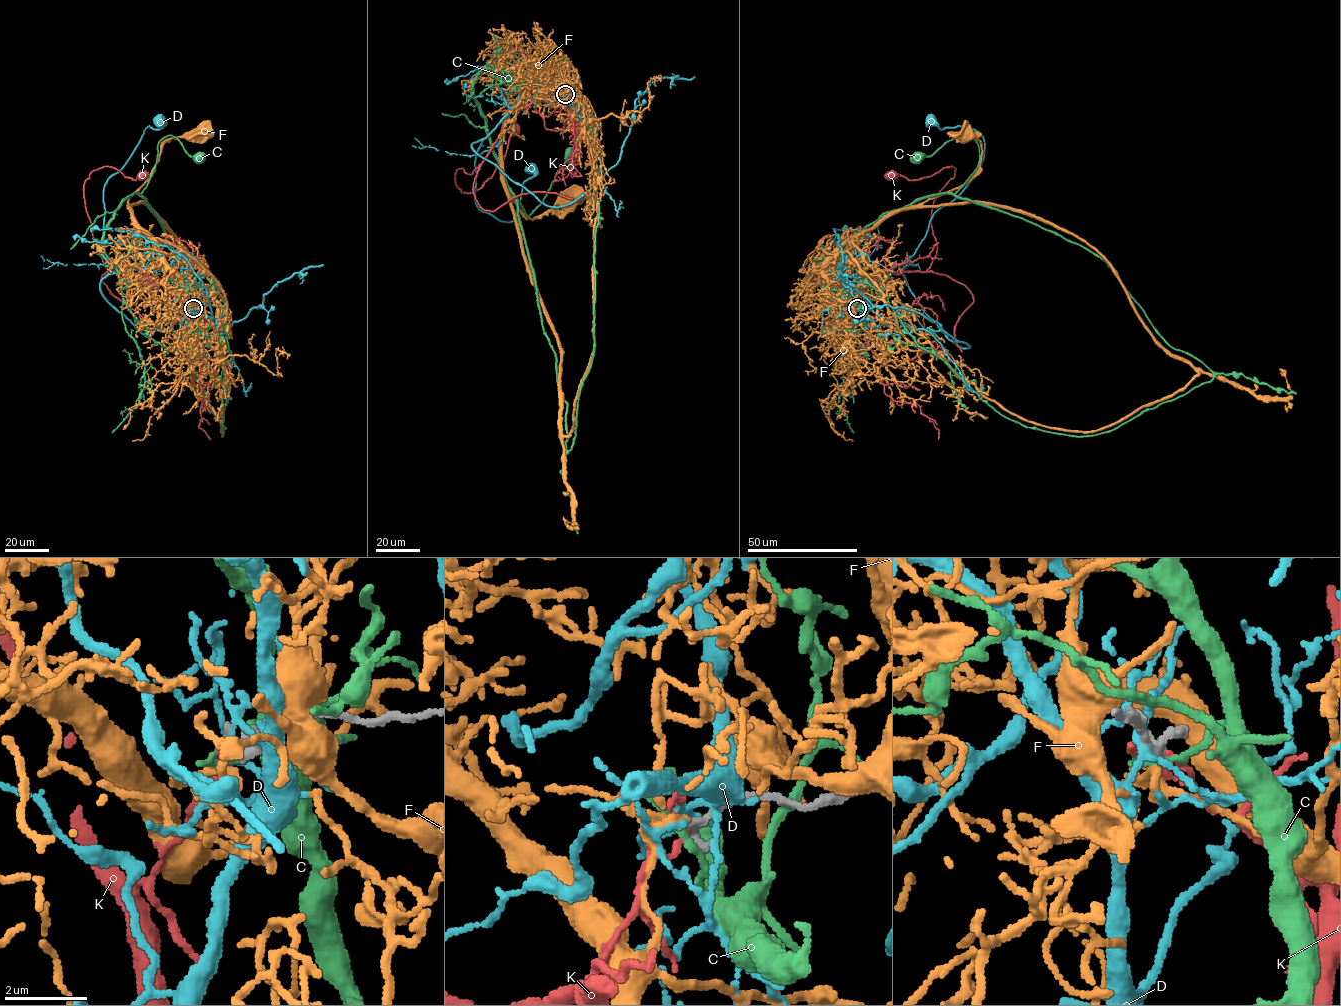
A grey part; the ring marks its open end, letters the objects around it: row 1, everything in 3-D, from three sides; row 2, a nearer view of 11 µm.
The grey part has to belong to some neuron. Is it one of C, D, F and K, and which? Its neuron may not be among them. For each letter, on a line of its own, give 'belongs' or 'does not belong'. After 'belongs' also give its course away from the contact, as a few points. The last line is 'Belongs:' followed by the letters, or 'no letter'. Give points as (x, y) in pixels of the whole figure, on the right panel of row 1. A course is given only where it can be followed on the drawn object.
C: does not belong
D: does not belong
F: belongs | via (857, 308), (832, 291), (828, 260), (893, 214), (963, 186), (982, 154), (980, 141), (967, 134)
K: does not belong
Belongs: F

